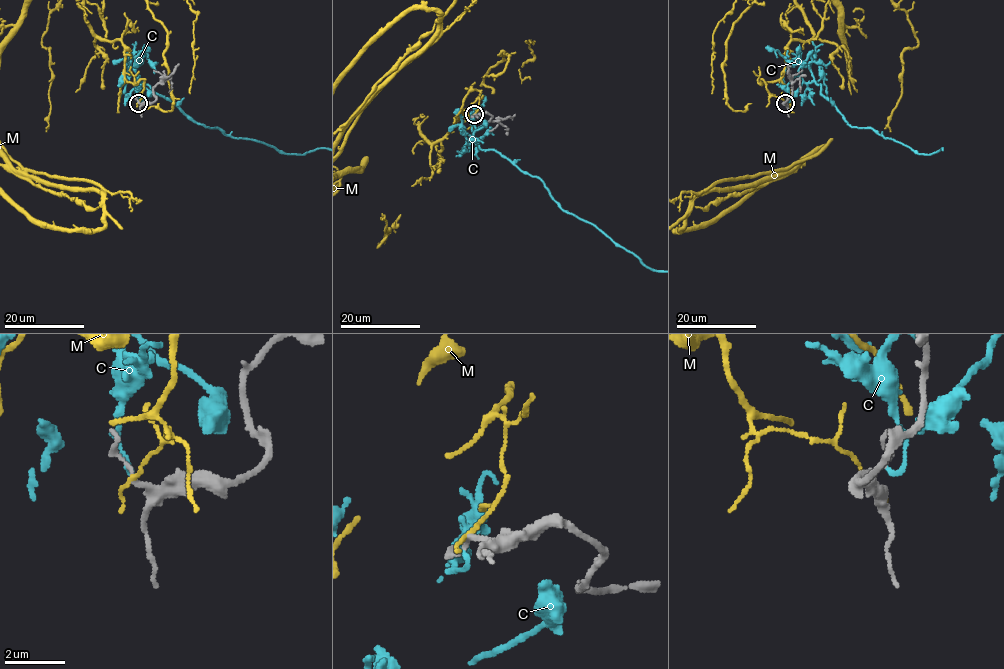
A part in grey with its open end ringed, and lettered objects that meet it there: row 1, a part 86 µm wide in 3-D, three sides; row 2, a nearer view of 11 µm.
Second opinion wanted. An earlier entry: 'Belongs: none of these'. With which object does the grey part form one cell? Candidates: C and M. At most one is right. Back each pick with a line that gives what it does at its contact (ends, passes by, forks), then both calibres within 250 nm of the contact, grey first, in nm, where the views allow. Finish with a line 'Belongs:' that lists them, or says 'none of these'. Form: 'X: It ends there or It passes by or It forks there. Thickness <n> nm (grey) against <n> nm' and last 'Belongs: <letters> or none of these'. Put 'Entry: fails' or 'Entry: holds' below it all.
Belongs: none of these
Entry: holds

